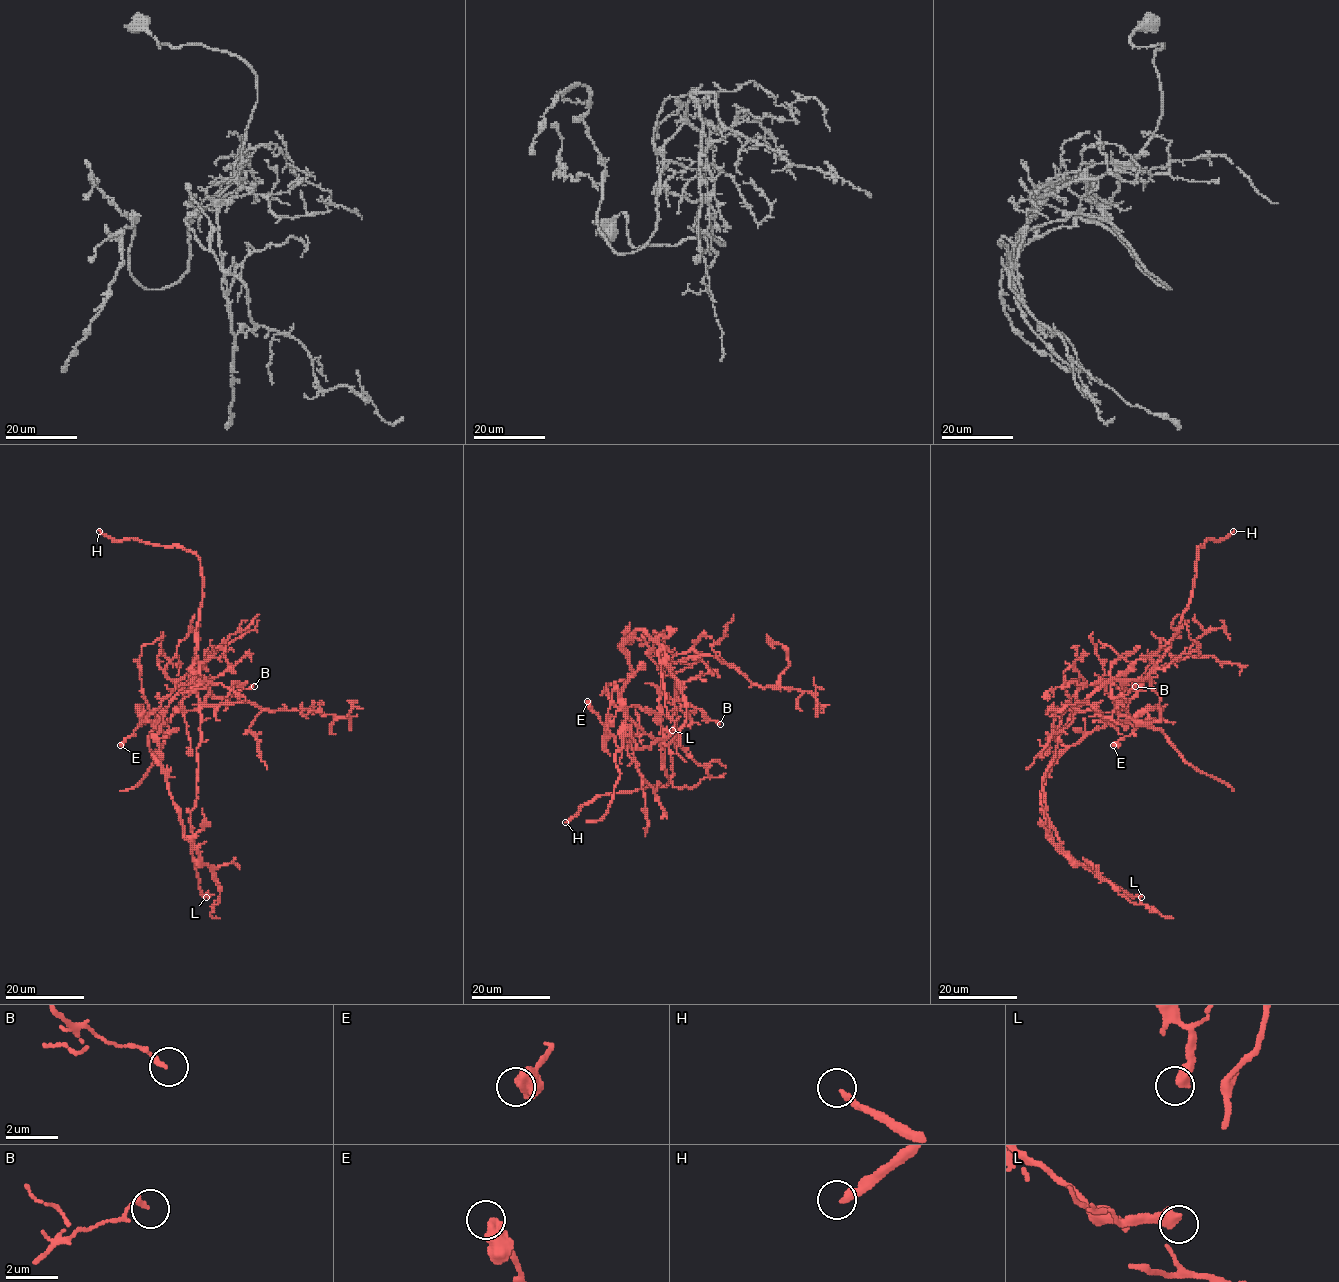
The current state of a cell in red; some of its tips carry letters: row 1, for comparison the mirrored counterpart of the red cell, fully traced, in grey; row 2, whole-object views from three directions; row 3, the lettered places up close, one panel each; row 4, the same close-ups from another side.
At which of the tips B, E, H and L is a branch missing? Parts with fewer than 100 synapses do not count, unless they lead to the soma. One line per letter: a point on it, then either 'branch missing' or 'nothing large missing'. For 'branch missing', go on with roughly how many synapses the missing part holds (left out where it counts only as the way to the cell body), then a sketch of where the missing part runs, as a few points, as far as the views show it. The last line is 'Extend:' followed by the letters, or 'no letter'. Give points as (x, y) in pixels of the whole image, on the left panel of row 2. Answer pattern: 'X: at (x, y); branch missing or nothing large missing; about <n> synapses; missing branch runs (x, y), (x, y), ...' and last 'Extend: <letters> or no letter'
B: at (254, 686); nothing large missing
E: at (120, 745); nothing large missing
H: at (99, 531); nothing large missing
L: at (206, 897); nothing large missing
Extend: no letter

